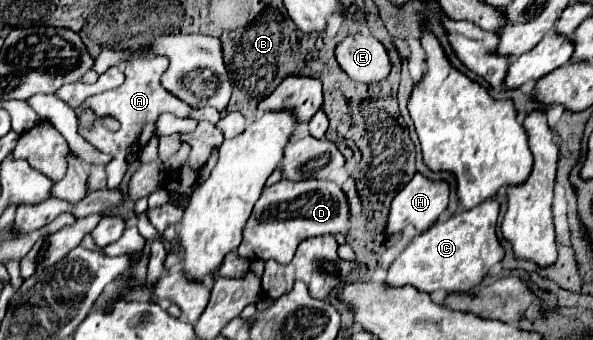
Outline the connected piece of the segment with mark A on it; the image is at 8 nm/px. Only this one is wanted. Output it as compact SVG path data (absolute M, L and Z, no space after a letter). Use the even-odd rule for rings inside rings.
M155 56L155 58L131 58L125 62L125 82L119 88L95 94L91 98L87 98L81 108L91 106L97 114L95 126L91 132L85 132L79 128L79 134L85 136L85 140L89 140L95 148L99 148L101 152L107 152L111 156L111 160L105 164L107 170L107 186L115 188L121 184L123 176L125 176L125 158L129 154L137 154L141 152L141 148L153 138L157 136L157 120L161 114L171 112L175 116L189 116L193 112L193 108L183 102L181 98L177 98L175 94L171 94L169 90L165 90L161 86L161 76L167 72L169 68L169 58L167 56ZM103 114L111 114L115 116L121 126L117 132L105 130L103 124L99 124L99 118Z

